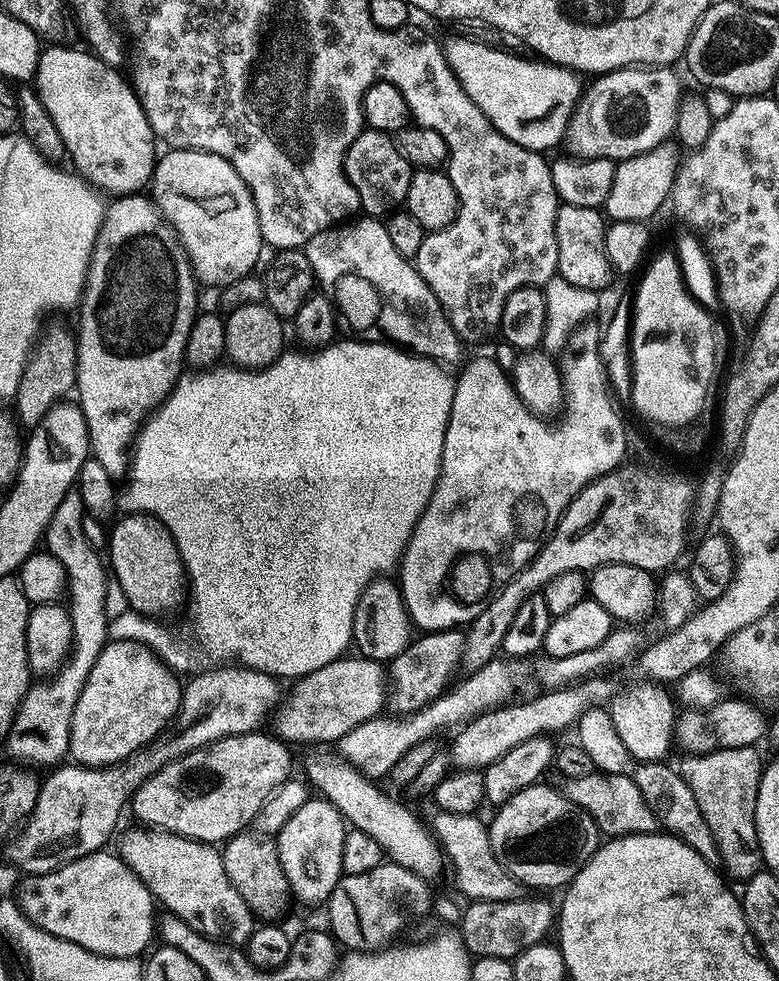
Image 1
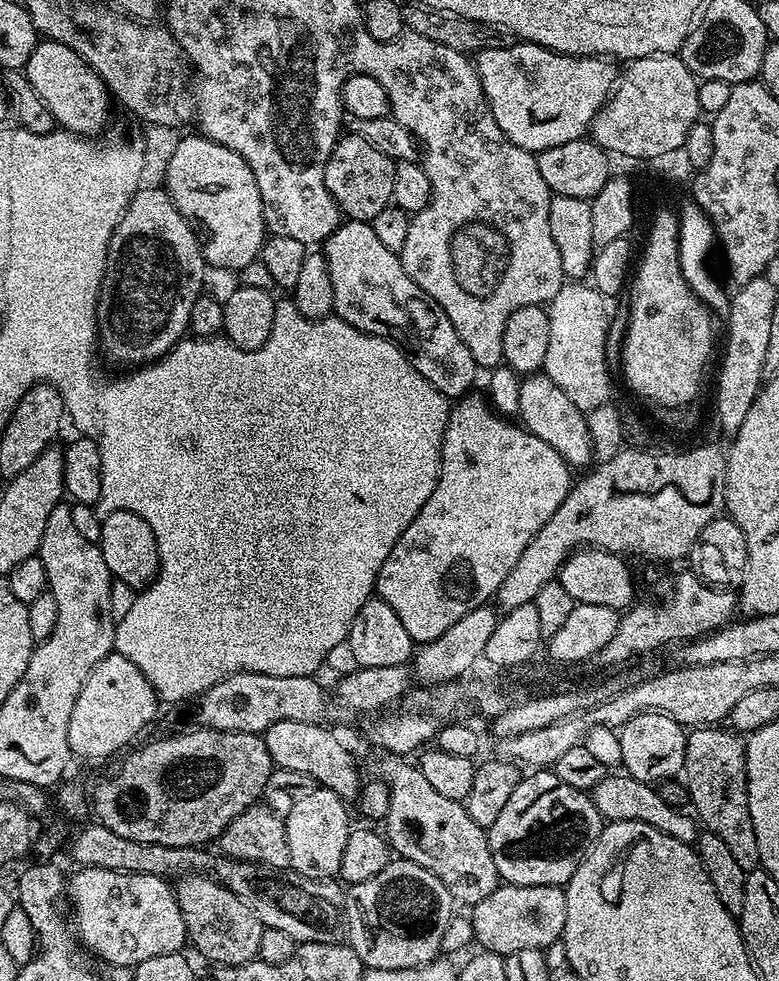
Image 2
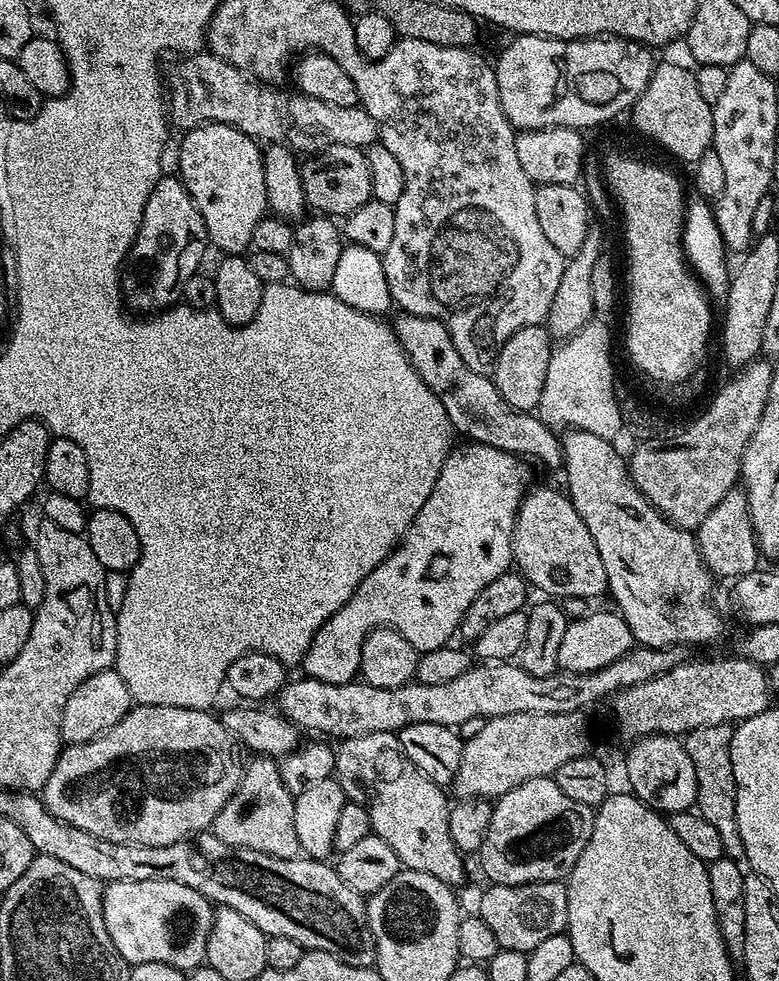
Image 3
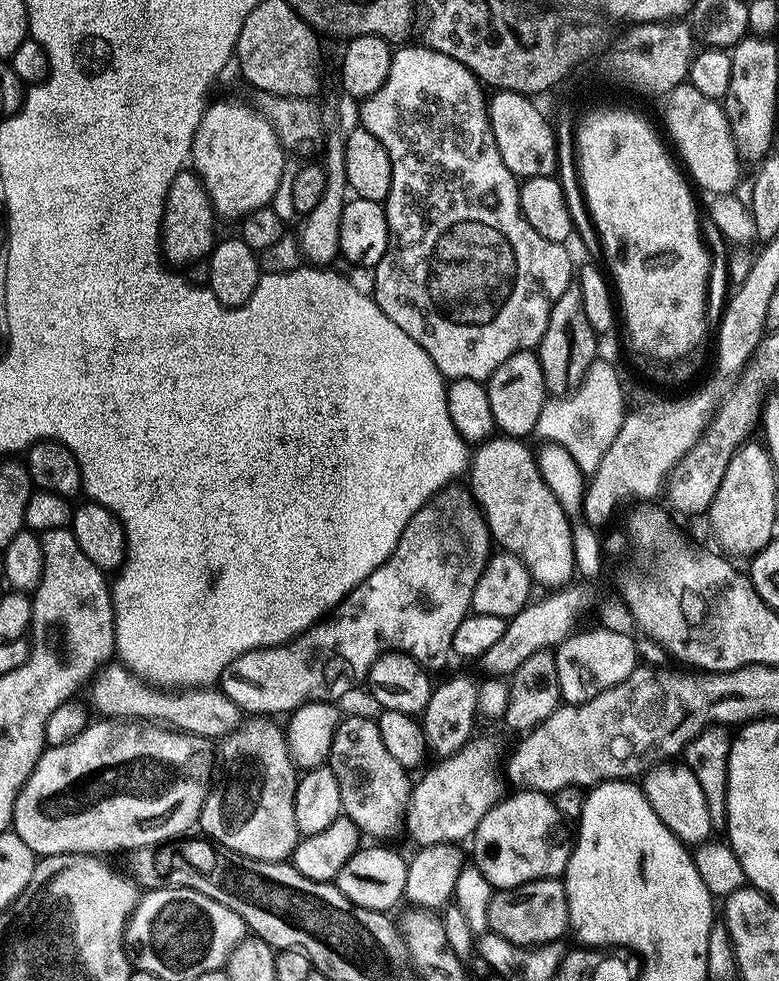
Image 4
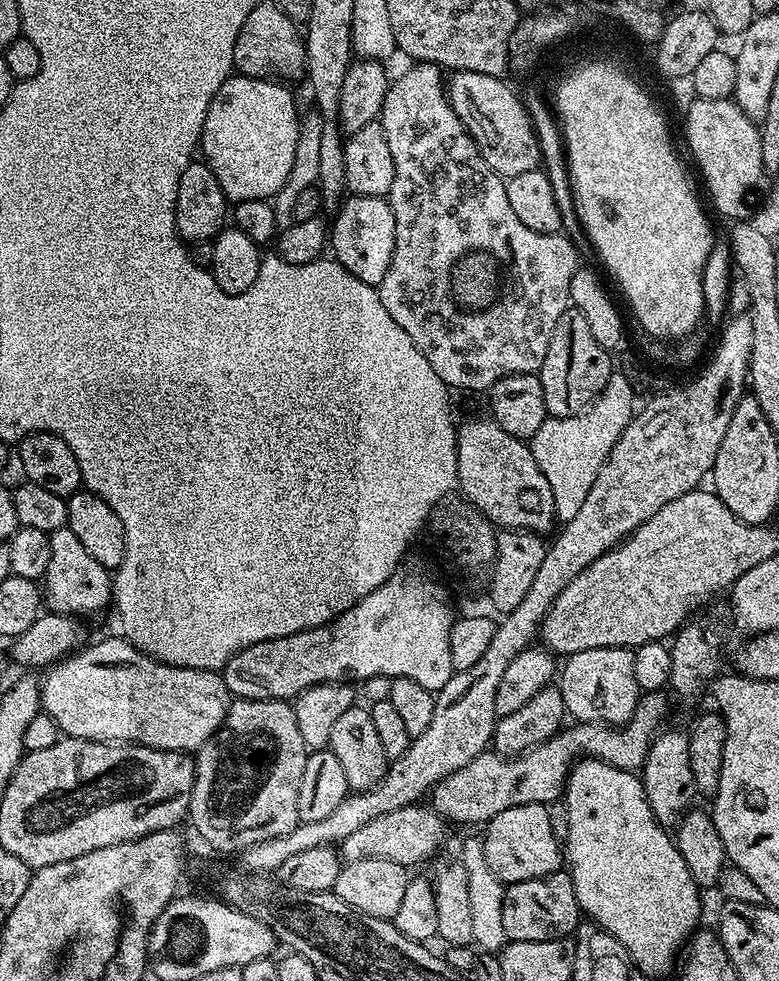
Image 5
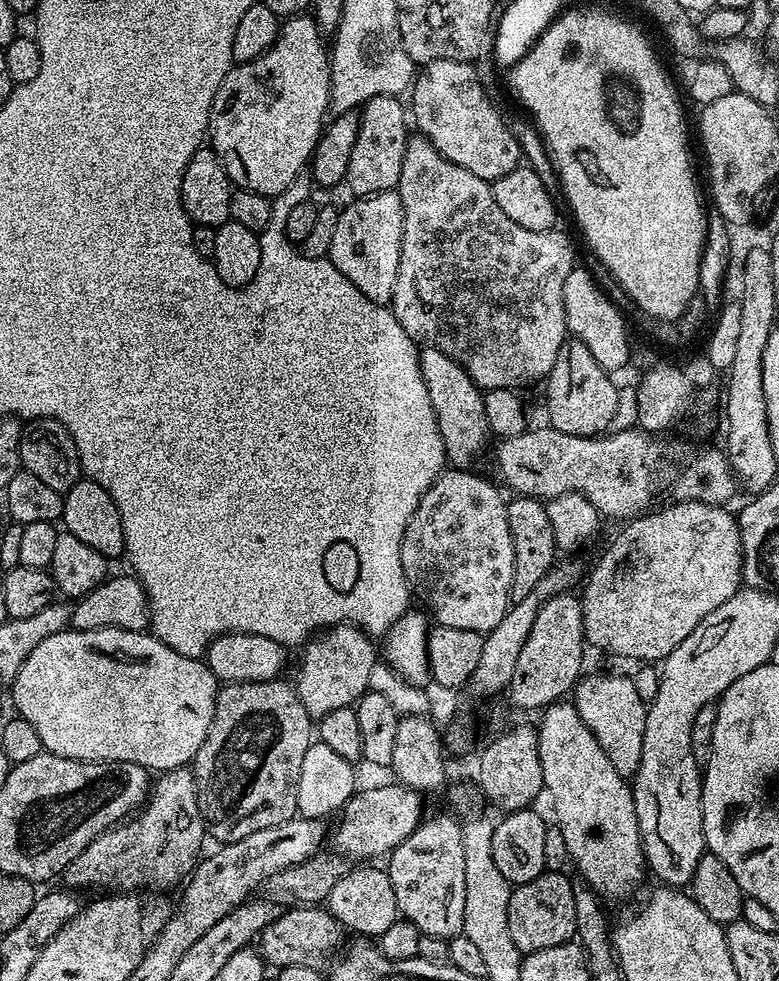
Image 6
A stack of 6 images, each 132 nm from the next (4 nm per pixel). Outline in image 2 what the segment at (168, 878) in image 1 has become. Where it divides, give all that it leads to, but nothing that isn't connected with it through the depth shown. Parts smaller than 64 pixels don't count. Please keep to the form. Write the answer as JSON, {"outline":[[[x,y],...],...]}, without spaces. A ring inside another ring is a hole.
{"outline":[[[185,874],[175,881],[174,891],[190,944],[206,959],[212,960],[213,965],[241,964],[257,959],[265,926],[242,898],[208,874]]]}

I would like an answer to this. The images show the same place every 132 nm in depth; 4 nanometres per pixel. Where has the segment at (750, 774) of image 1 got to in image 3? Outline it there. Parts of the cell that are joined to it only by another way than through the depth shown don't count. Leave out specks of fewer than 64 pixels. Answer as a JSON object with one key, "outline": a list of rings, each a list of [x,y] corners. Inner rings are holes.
{"outline":[[[733,725],[702,726],[698,730],[687,733],[682,743],[686,754],[690,754],[690,762],[694,762],[696,775],[696,803],[702,818],[711,822],[722,838],[724,855],[740,862],[744,860],[744,843],[742,834],[738,834],[738,818],[736,817],[736,783],[734,782],[734,766],[730,766],[730,742]]]}

